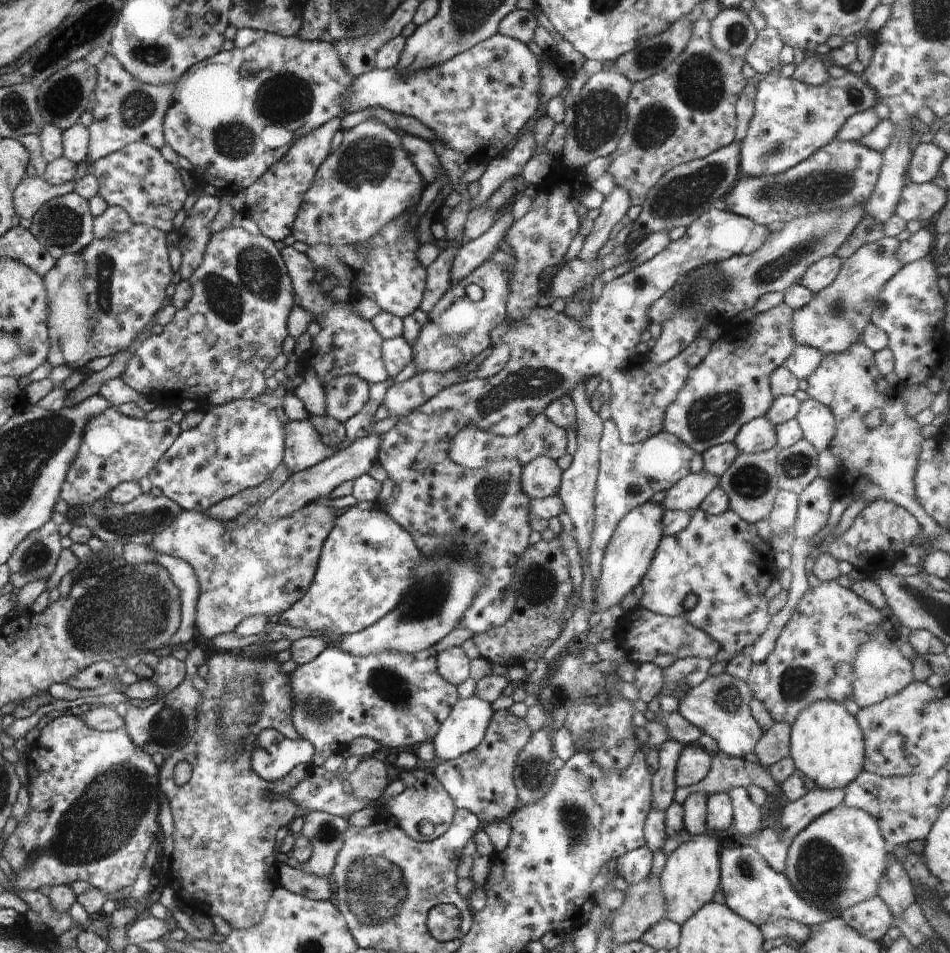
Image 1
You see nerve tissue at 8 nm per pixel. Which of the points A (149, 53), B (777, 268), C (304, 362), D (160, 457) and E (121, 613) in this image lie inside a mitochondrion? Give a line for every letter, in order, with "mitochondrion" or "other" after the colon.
A: mitochondrion
B: mitochondrion
C: other
D: other
E: mitochondrion

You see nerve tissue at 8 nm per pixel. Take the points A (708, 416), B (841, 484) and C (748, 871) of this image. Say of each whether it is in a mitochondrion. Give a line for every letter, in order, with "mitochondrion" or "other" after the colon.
A: mitochondrion
B: other
C: mitochondrion

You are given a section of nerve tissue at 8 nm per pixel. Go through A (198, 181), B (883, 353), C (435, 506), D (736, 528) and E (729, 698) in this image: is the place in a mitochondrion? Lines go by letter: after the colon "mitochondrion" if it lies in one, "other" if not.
A: other
B: other
C: other
D: other
E: mitochondrion

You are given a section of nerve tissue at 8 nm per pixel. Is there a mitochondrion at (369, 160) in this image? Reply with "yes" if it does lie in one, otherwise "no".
yes

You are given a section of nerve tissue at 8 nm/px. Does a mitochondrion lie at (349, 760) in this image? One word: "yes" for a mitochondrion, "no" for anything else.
no

